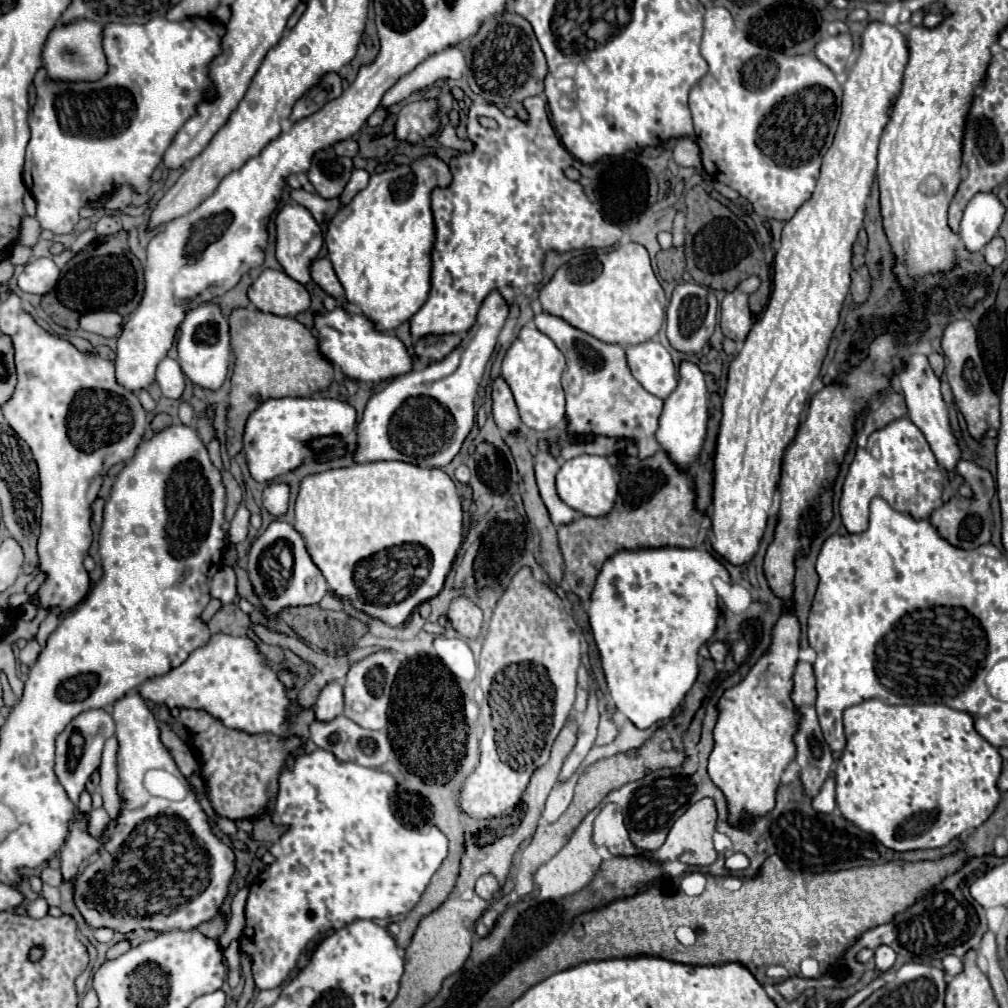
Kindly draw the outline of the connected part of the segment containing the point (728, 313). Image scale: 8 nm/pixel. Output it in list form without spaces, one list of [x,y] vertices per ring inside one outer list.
[[[741,285],[737,291],[727,293],[721,303],[721,331],[725,337],[737,343],[743,343],[753,327],[753,315],[747,297],[747,287]]]

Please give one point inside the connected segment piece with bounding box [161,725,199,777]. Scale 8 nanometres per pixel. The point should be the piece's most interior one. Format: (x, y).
(183, 754)

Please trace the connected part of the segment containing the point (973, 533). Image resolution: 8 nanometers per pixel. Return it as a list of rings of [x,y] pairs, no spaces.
[[[961,459],[957,463],[957,471],[971,485],[973,497],[961,497],[961,495],[951,497],[945,505],[941,505],[937,511],[931,513],[931,519],[933,519],[933,525],[941,531],[941,537],[949,539],[949,543],[953,543],[957,547],[973,549],[973,547],[979,547],[979,545],[985,545],[991,541],[991,531],[993,531],[991,499],[995,495],[995,481],[987,469],[977,467],[973,461]]]

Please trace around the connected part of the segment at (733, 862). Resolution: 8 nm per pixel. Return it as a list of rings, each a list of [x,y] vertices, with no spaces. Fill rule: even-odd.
[[[733,853],[733,855],[725,861],[725,867],[731,869],[731,871],[741,871],[741,869],[749,867],[749,859],[747,859],[743,853]]]

